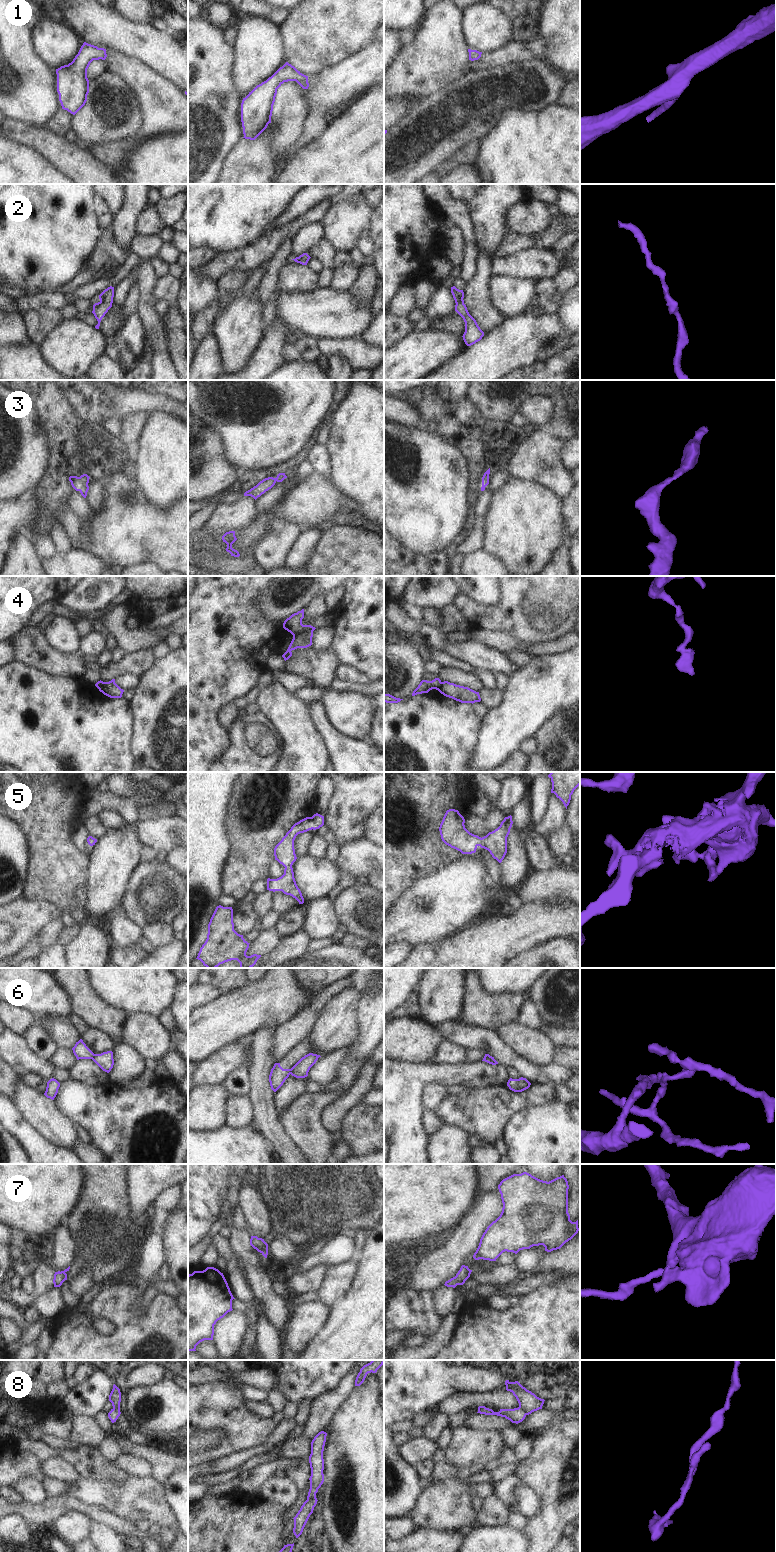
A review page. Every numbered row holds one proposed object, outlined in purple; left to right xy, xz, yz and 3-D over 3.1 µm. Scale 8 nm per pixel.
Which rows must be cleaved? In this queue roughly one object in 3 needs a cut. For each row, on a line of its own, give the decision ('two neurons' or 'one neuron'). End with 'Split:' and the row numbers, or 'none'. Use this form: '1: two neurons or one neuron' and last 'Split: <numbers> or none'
1: one neuron
2: one neuron
3: one neuron
4: two neurons
5: one neuron
6: two neurons
7: one neuron
8: two neurons
Split: 4, 6, 8

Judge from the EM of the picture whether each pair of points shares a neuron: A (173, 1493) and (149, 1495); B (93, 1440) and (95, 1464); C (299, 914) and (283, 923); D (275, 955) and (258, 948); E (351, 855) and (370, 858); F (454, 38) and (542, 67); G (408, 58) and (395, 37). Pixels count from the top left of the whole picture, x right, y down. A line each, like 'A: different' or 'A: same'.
A: different
B: different
C: same
D: different
E: same
F: different
G: different

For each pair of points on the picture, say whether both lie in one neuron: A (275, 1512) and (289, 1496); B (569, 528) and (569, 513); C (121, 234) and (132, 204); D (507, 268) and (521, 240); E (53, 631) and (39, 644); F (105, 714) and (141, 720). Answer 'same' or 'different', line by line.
A: different
B: same
C: same
D: different
E: different
F: different

